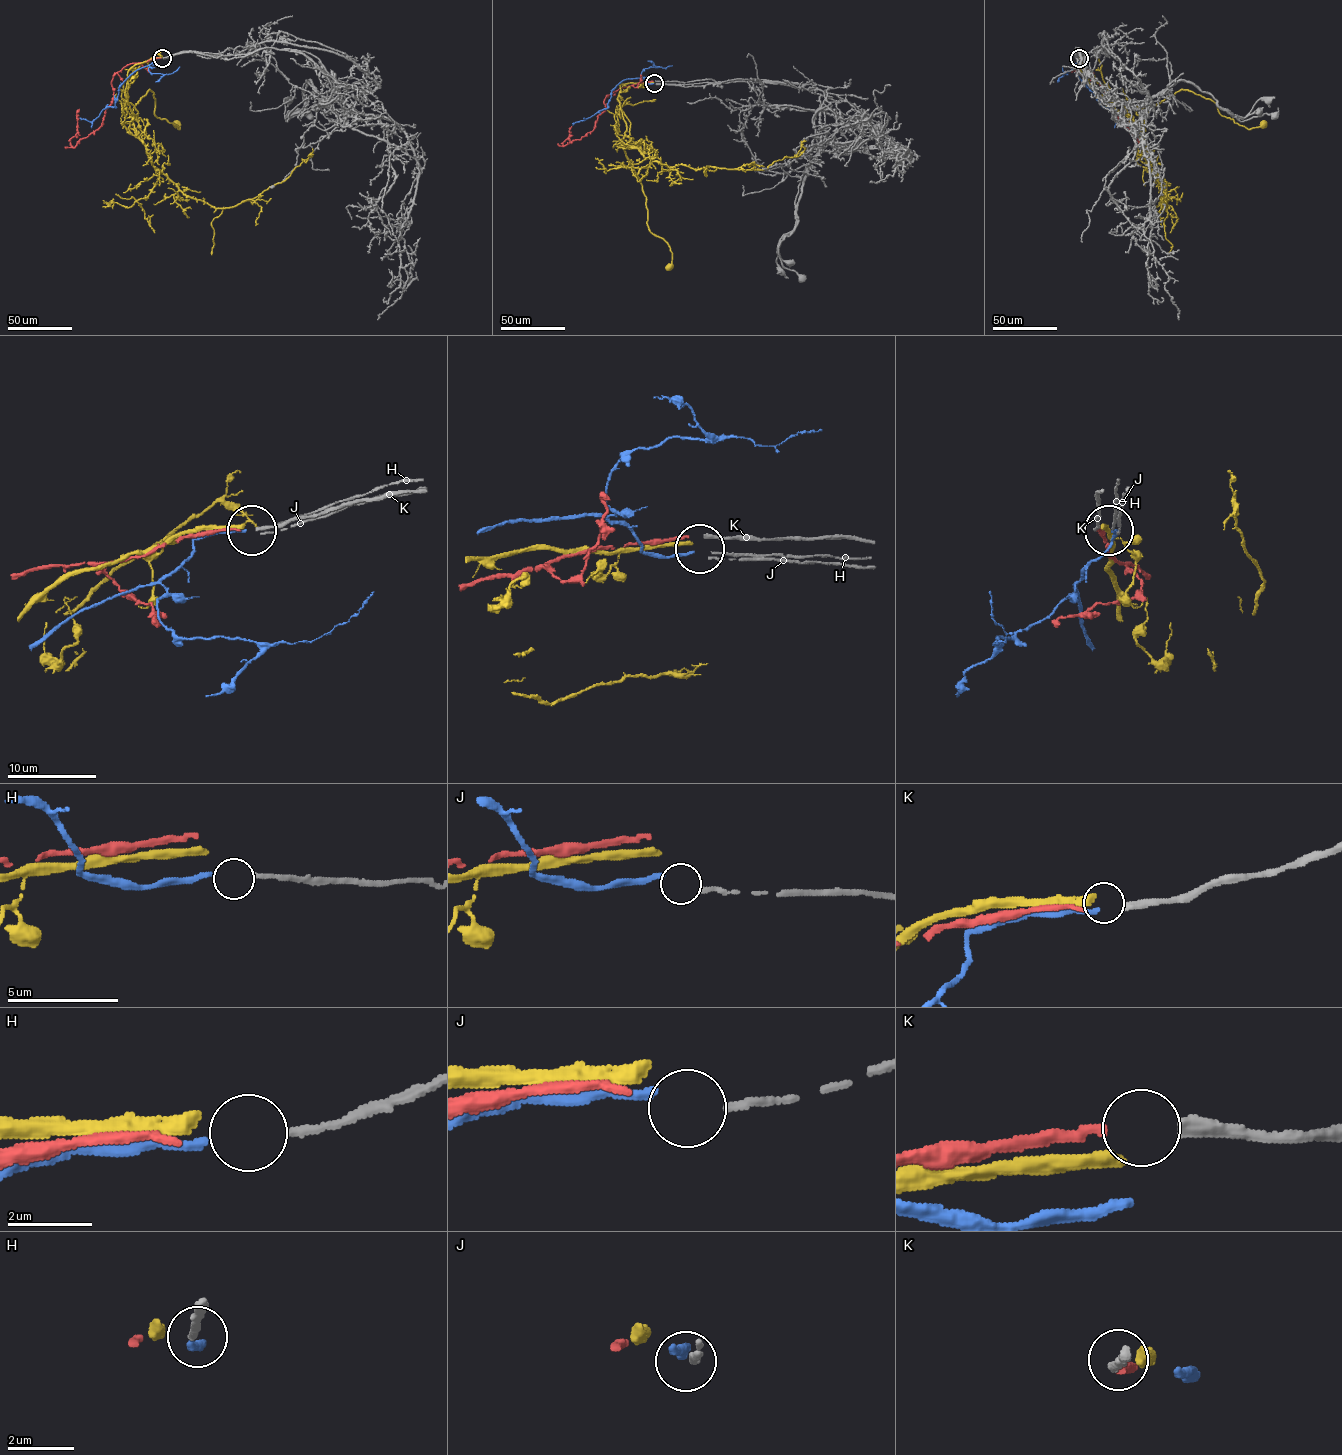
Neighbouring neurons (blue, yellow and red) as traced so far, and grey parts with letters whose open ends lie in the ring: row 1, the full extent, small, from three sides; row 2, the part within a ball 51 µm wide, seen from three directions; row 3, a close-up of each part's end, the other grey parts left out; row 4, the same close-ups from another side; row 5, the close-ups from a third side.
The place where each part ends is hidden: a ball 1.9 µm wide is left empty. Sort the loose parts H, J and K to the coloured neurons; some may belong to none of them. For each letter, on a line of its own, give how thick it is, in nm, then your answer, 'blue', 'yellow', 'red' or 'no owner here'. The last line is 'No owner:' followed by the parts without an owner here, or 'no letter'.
H: calibre 200 nm; blue
J: calibre 190 nm; no owner here
K: calibre 360 nm; red
No owner: J

